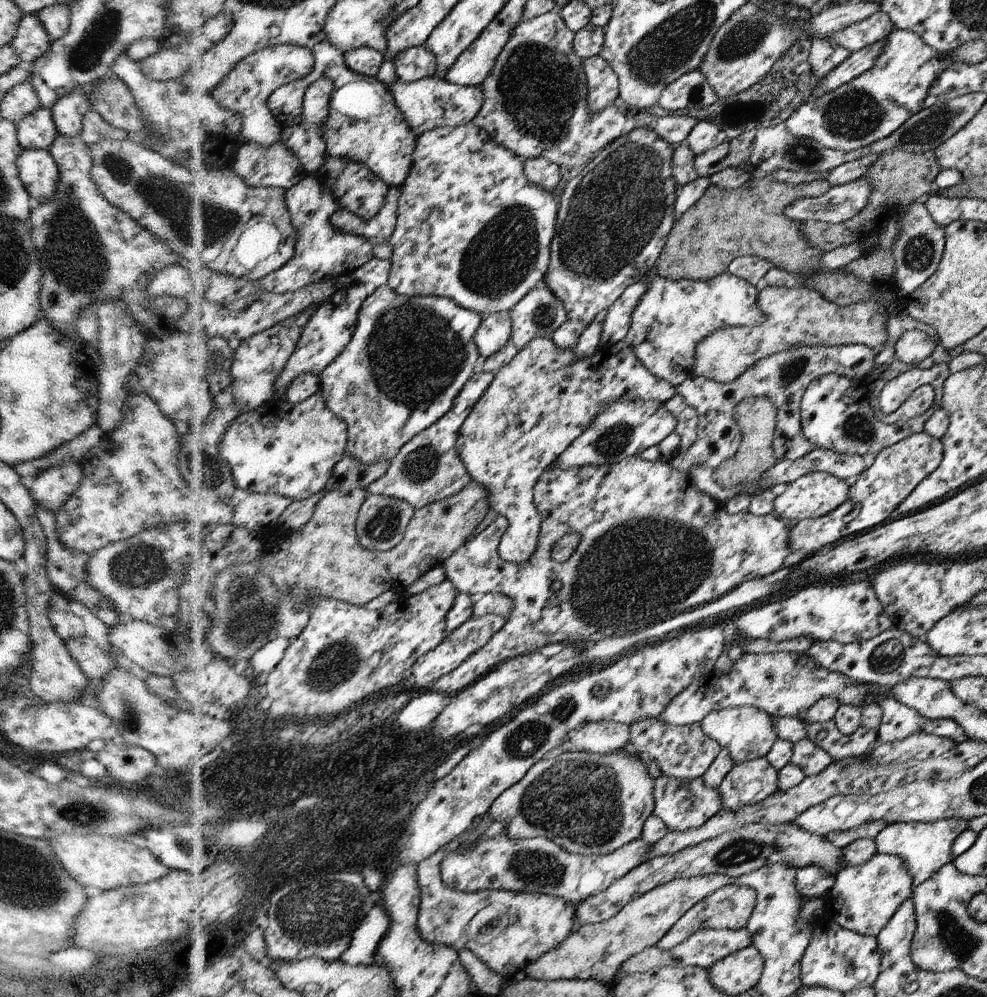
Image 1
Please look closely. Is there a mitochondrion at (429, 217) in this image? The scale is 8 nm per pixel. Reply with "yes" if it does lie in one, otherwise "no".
no

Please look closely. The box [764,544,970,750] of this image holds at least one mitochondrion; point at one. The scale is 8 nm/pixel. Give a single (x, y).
(887, 656)

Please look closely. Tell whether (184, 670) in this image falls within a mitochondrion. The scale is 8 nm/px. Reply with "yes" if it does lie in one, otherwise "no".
no

